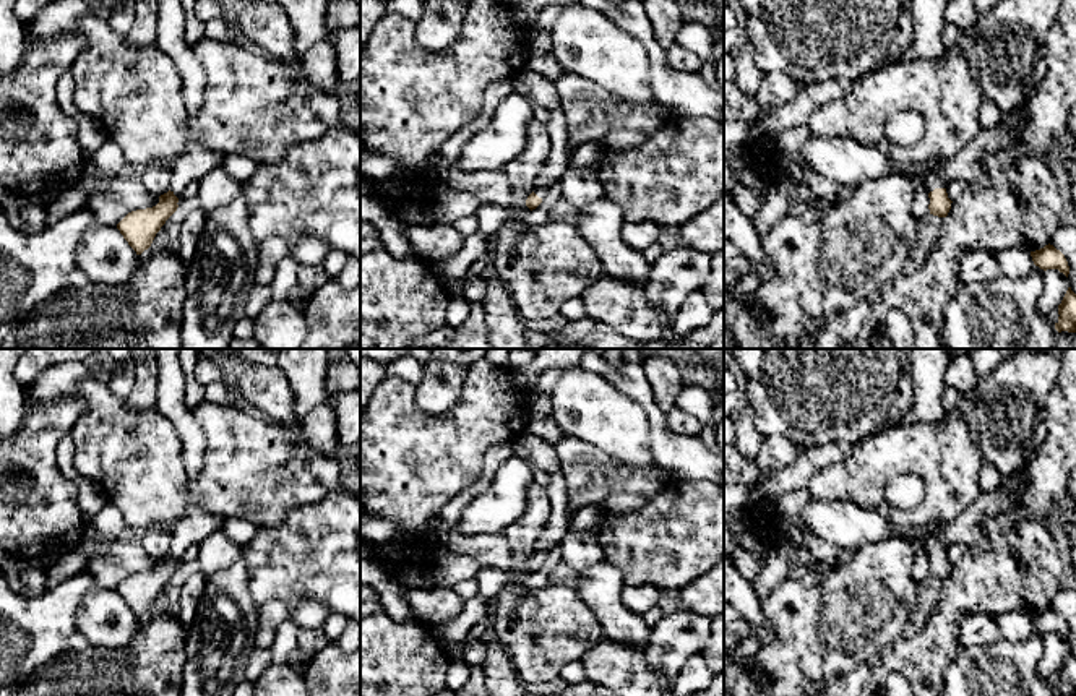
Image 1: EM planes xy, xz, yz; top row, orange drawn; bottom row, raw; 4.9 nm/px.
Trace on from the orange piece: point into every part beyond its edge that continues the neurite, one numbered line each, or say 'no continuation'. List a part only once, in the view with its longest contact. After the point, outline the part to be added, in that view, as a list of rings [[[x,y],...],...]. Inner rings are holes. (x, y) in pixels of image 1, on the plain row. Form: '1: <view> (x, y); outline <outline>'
1: yz (930, 545); outline [[[930,526],[922,532],[922,535],[925,537],[923,548],[928,556],[935,552],[946,552],[946,547],[933,537],[938,532],[938,527],[940,526]]]

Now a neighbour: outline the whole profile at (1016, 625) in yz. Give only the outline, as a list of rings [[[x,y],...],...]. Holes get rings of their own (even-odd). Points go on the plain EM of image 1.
[[[1011,610],[993,617],[1001,638],[1022,641],[1032,631],[1034,625],[1027,610]]]

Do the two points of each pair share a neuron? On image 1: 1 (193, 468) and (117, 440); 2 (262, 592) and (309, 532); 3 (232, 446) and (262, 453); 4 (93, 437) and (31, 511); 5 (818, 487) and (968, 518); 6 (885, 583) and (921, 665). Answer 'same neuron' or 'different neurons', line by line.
1: different neurons
2: same neuron
3: same neuron
4: different neurons
5: different neurons
6: different neurons

